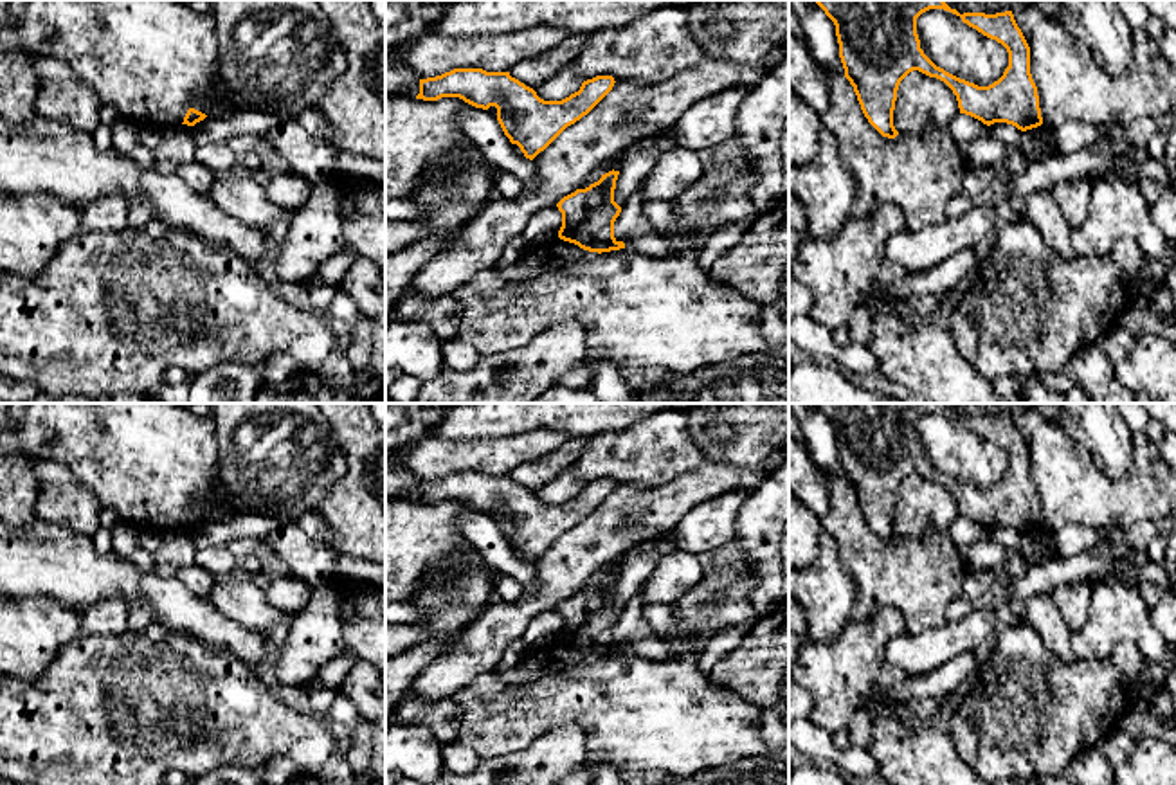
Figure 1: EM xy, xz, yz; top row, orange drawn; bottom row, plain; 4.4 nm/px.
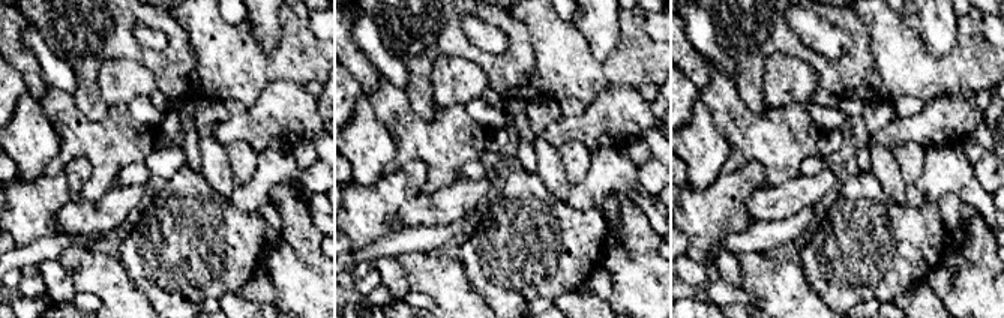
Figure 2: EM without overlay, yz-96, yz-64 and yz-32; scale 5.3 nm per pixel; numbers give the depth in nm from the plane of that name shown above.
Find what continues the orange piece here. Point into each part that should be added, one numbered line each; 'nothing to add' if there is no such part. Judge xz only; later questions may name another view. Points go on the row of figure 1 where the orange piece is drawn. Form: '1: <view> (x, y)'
nothing to add

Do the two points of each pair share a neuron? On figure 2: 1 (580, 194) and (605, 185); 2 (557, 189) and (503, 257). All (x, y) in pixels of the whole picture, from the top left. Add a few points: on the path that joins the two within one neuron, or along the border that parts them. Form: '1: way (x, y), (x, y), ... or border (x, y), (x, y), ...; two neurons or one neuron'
1: way (586, 194), (599, 185); one neuron
2: border (539, 180), (556, 197), (566, 201); two neurons

